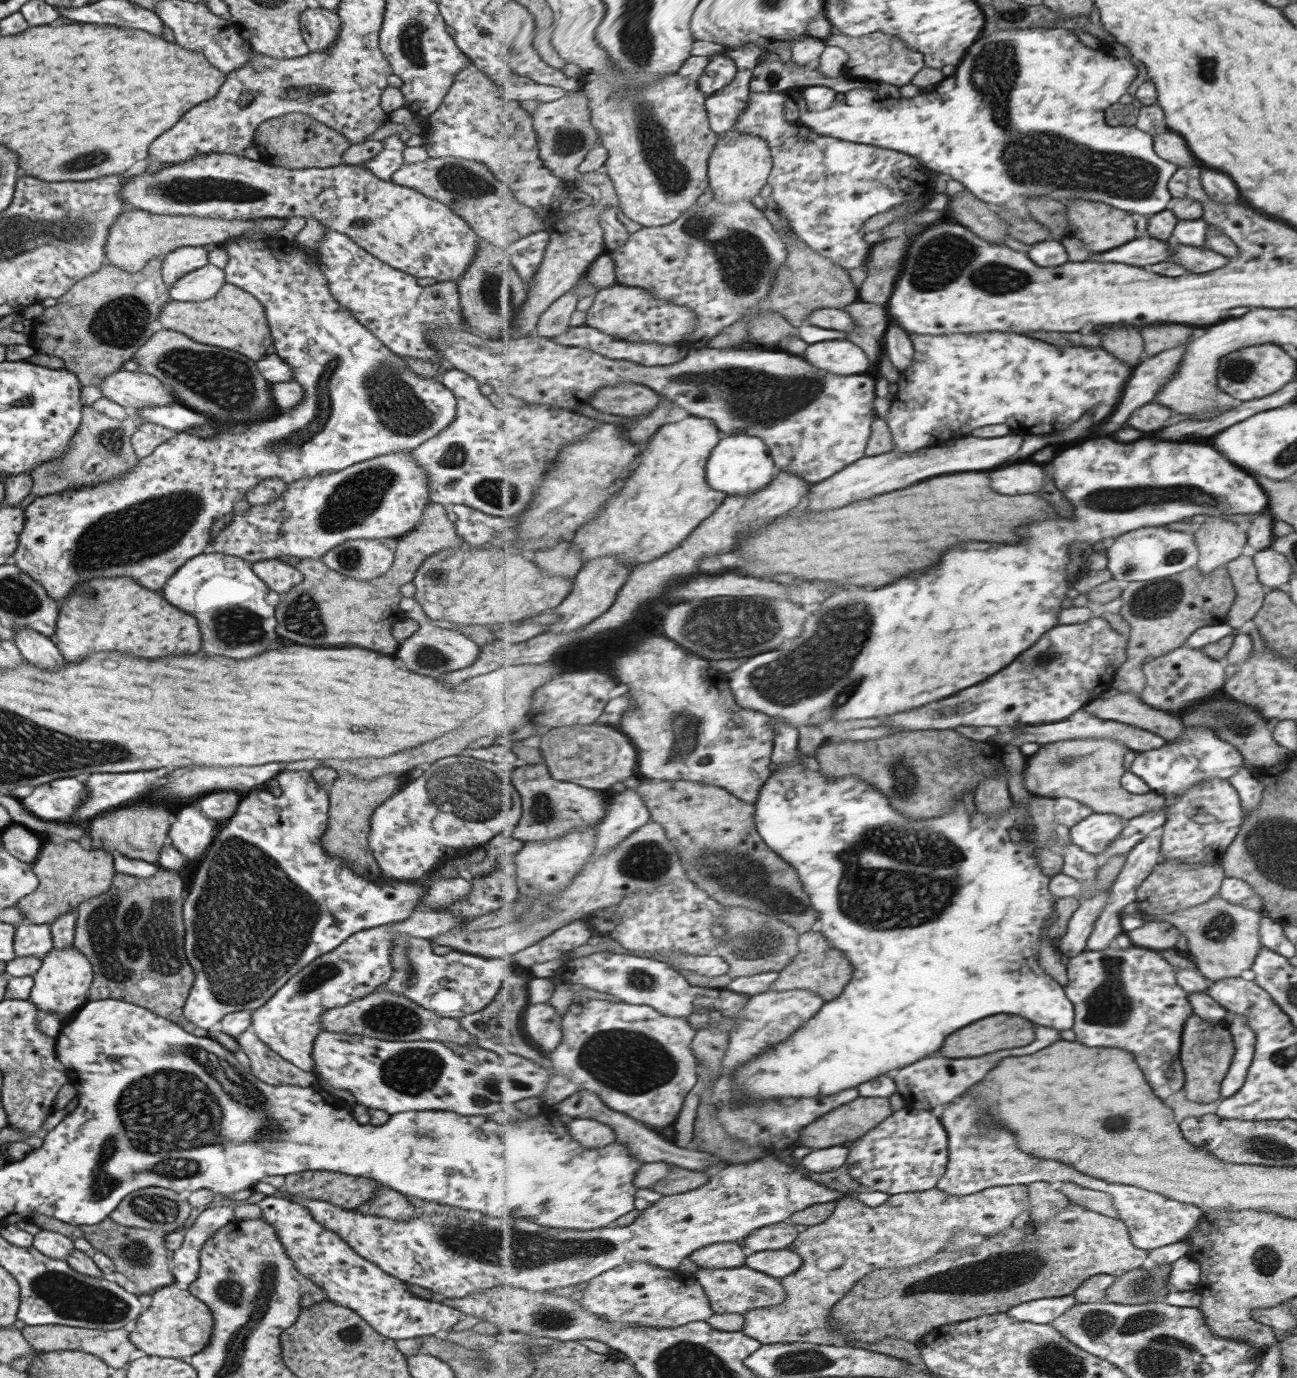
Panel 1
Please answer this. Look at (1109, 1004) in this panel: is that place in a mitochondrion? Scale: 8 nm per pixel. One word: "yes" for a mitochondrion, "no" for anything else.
yes

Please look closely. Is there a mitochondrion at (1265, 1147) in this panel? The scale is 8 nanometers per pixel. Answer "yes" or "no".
yes

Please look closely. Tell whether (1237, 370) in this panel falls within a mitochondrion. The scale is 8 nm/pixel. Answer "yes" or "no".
yes

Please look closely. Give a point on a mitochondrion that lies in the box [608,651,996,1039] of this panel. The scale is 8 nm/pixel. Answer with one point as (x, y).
(884, 884)

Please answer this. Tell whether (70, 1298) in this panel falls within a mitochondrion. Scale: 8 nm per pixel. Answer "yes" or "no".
yes

